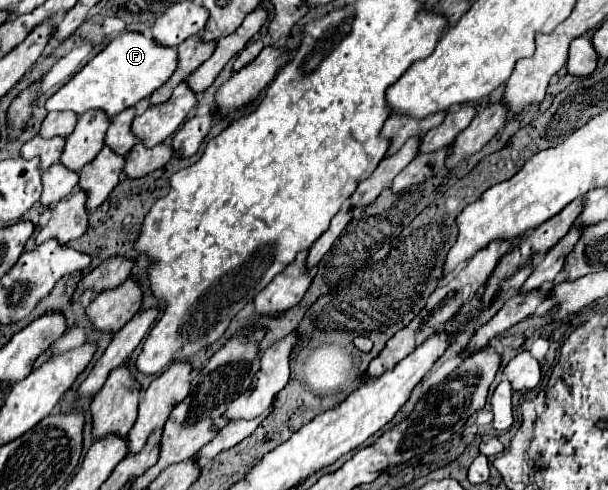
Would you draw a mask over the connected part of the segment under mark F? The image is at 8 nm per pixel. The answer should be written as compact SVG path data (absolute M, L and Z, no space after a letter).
M127 31L117 35L101 53L97 53L69 83L65 83L53 97L47 99L47 111L75 111L85 113L89 109L103 109L109 117L115 117L127 107L133 107L141 99L159 89L177 67L177 49L155 43L151 35L139 31Z

